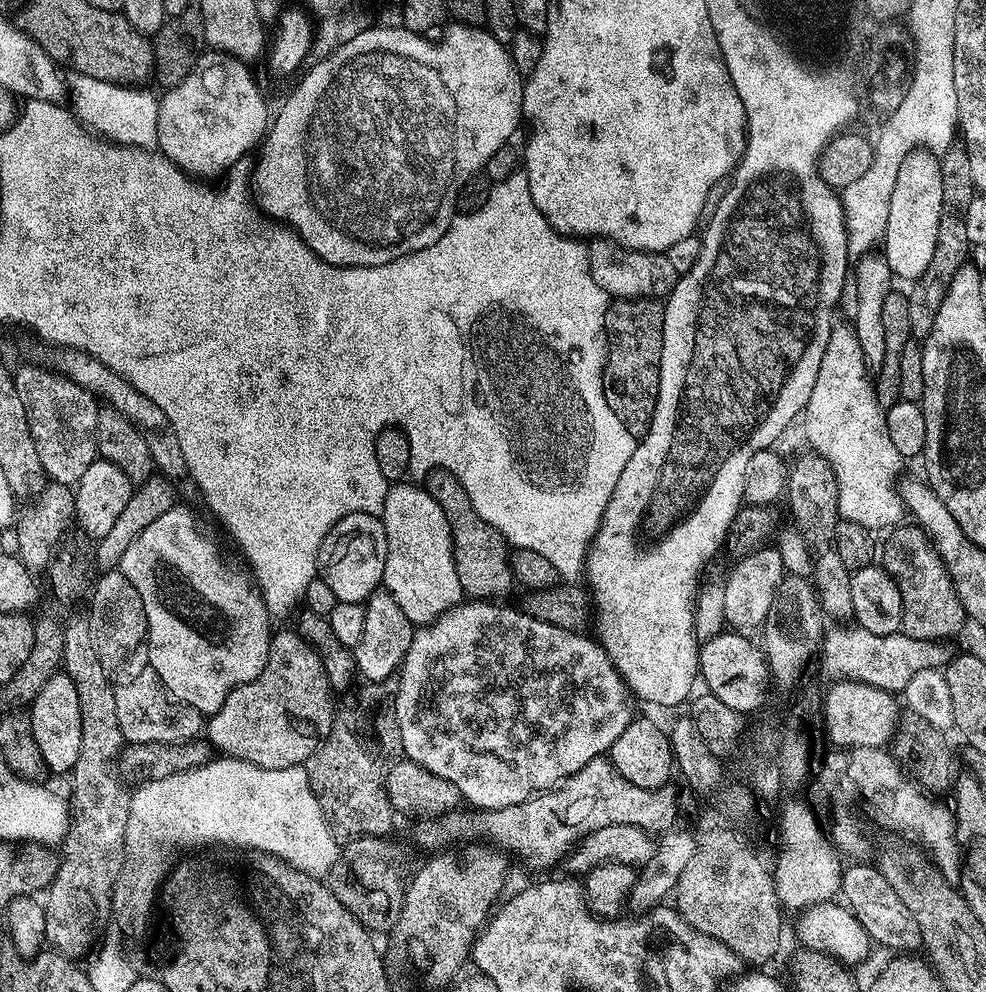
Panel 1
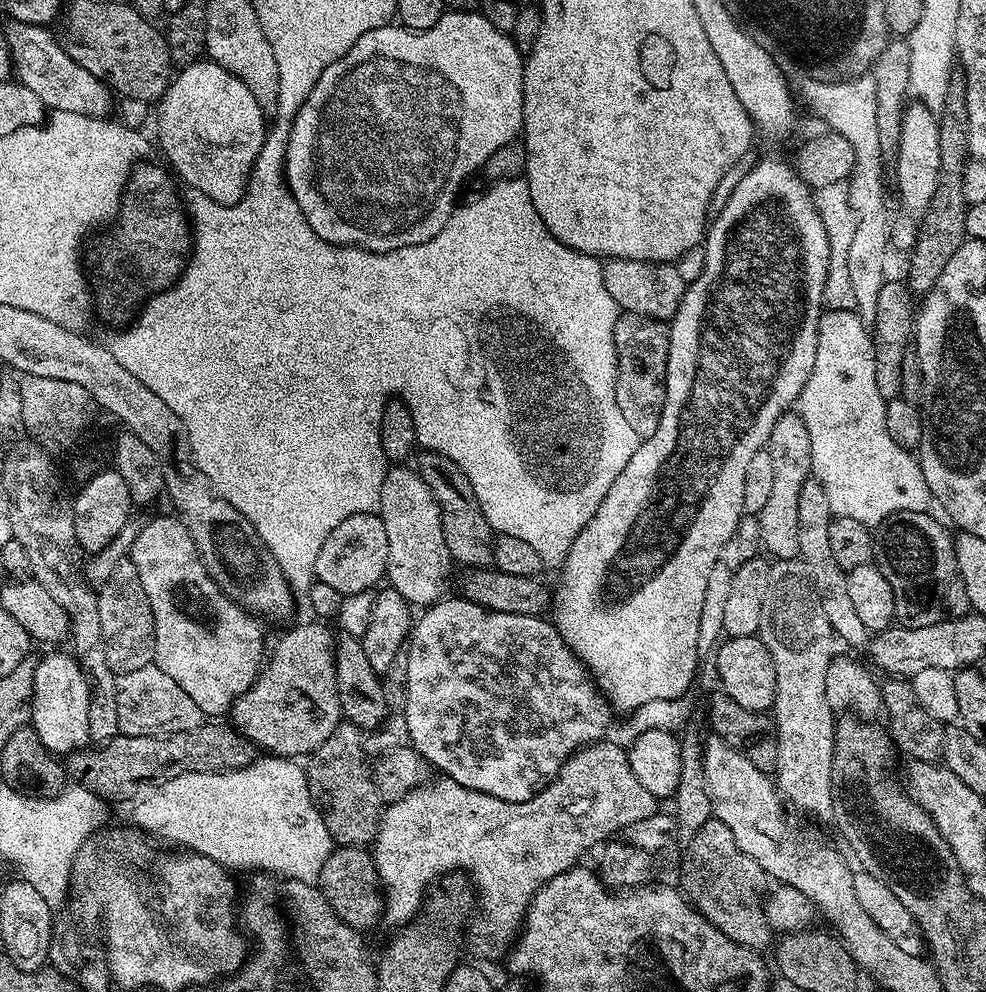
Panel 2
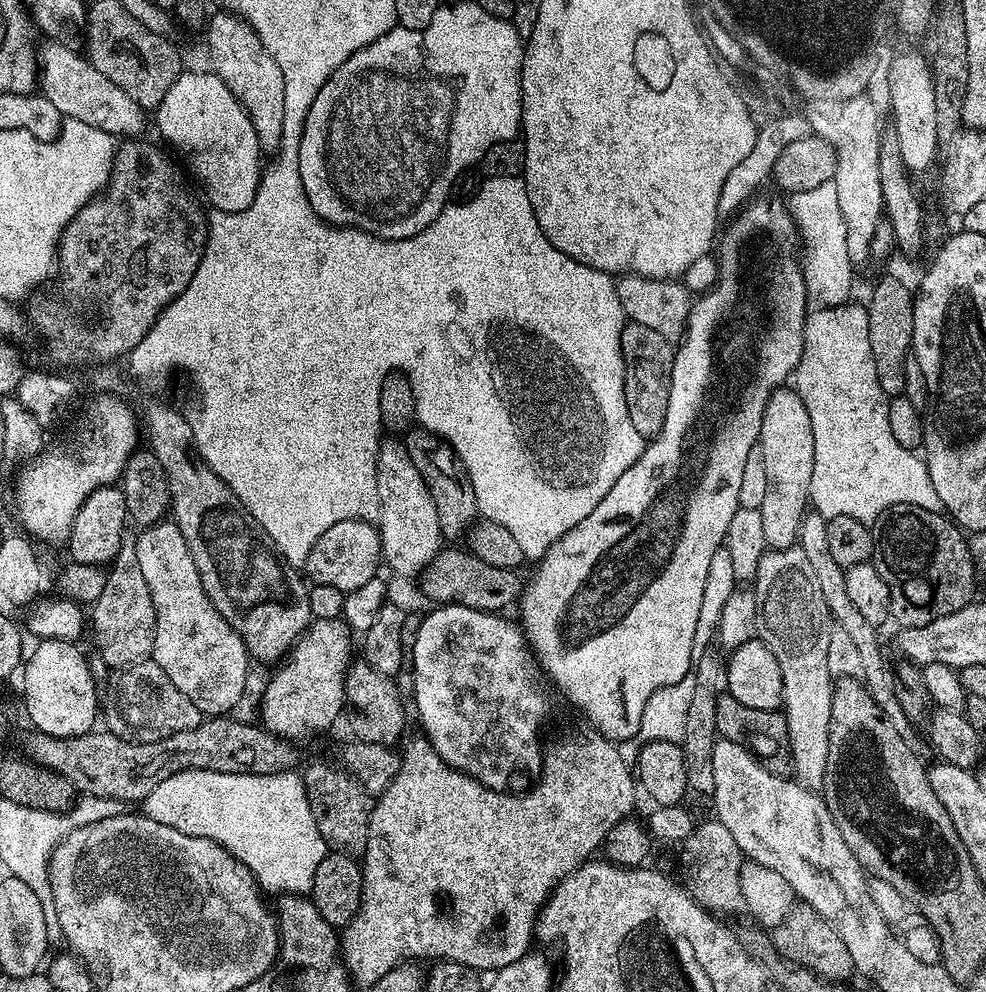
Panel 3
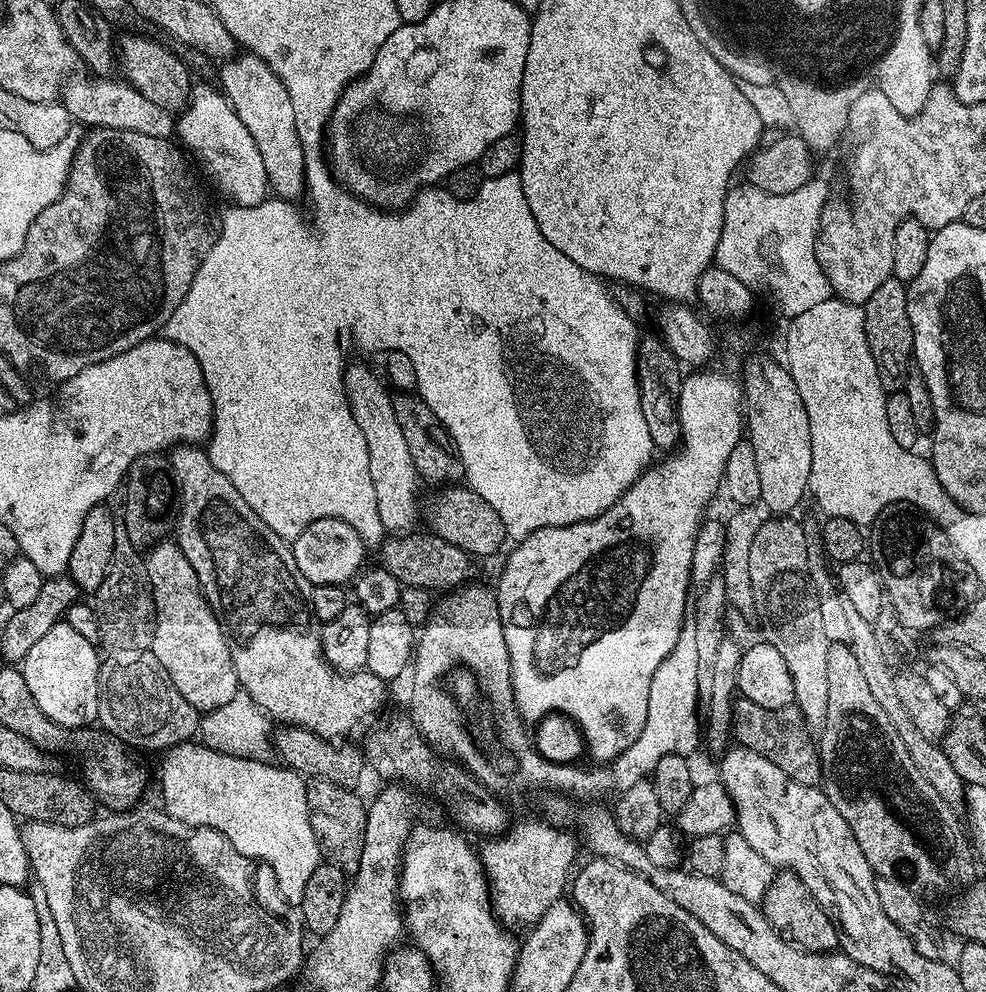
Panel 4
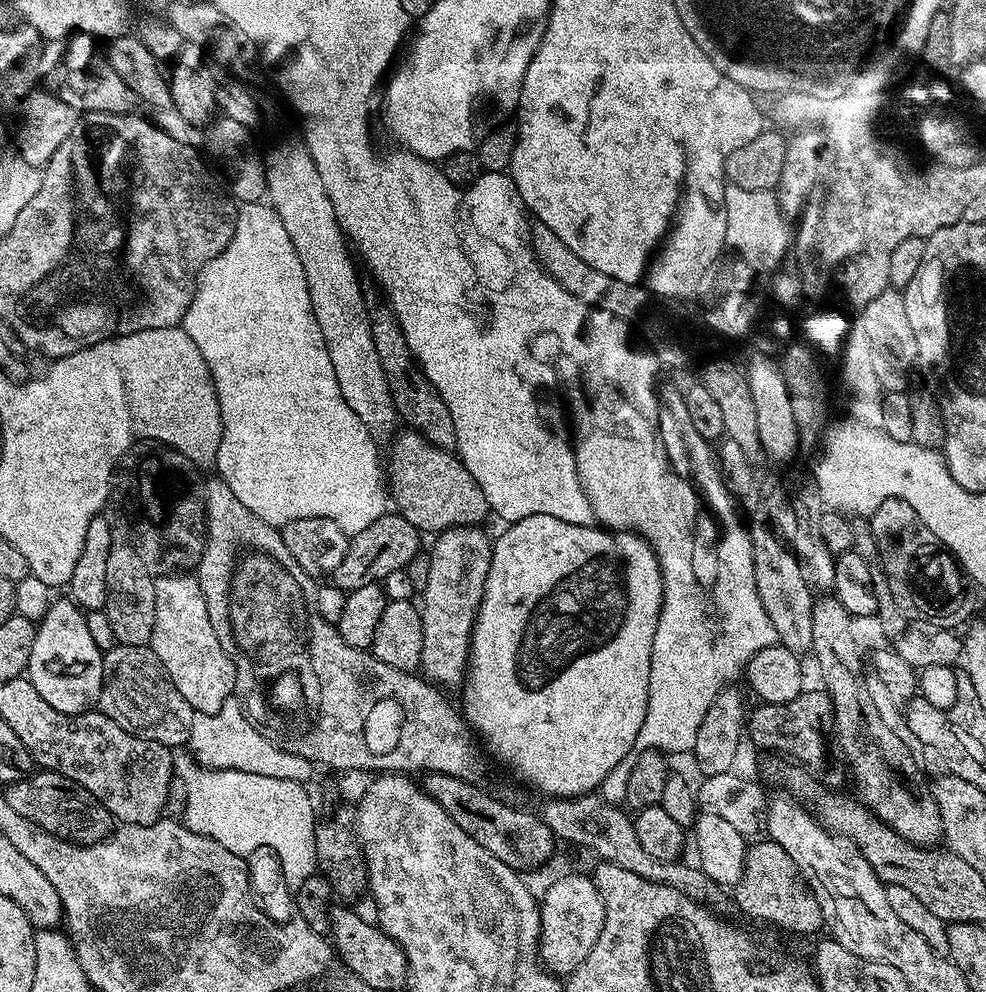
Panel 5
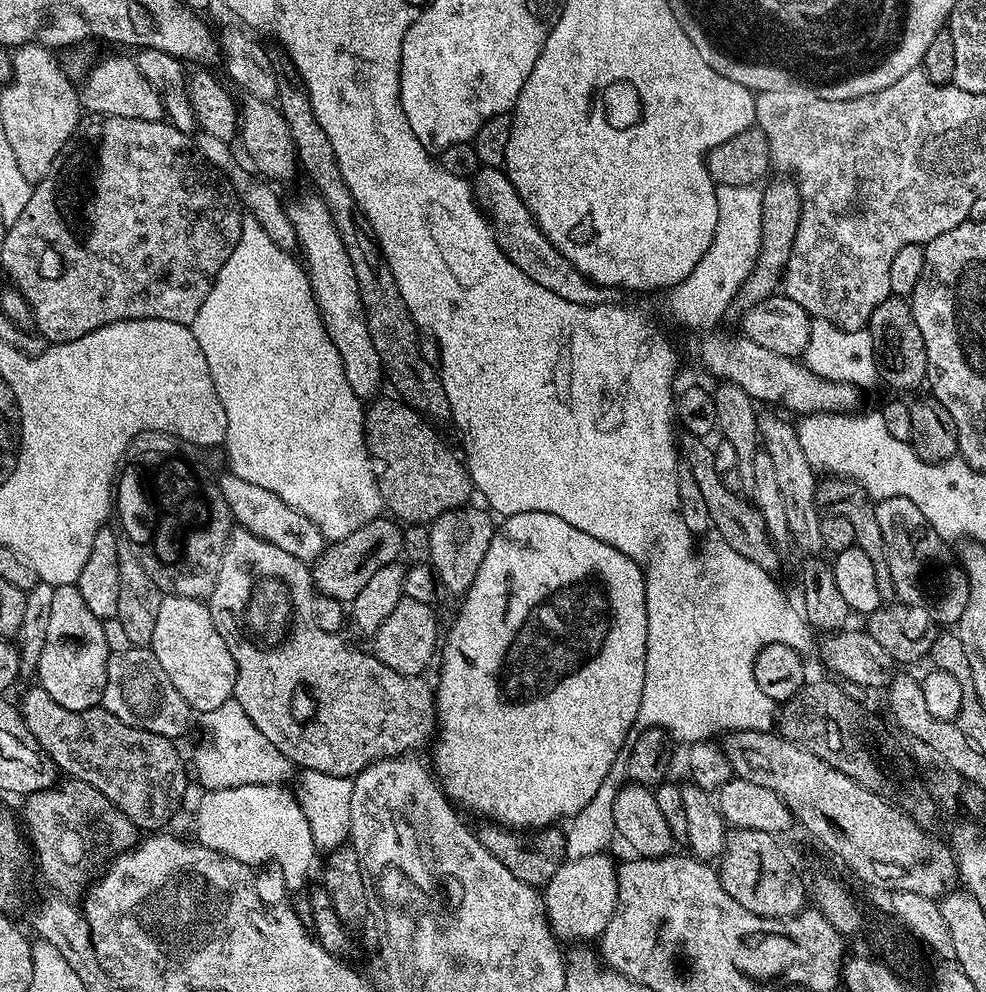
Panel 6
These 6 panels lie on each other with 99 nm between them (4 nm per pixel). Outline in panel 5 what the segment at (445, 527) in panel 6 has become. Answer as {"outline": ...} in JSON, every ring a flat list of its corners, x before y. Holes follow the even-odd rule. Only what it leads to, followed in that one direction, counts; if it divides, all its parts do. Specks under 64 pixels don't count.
{"outline":[[463,524,457,528,447,528,433,539,436,541,432,544,432,557,428,560,428,577,424,580,424,588,422,584,424,604,419,605,422,618,422,658,419,671,436,686,445,684,446,687,452,688,457,683,457,687,466,676,472,627,486,588,486,574,490,574,490,558,494,543,493,537,488,537,484,530,483,527,474,524]]}

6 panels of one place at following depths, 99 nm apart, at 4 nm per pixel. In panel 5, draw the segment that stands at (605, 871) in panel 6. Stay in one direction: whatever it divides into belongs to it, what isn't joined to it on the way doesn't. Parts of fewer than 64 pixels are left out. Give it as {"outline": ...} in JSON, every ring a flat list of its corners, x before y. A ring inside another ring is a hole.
{"outline":[[568,874,554,881,540,900,540,956,555,975,568,976,584,964,605,926,605,904,588,875]]}

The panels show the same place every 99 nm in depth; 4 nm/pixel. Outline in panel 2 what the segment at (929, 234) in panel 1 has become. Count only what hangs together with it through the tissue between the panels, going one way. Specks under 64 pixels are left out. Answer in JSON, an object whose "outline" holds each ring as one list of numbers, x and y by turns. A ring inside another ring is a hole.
{"outline":[[916,102,905,111,904,121,900,127,900,145,894,157,896,163,896,188,900,191,900,204,904,207,904,216,895,221,892,229,891,243,905,250,911,249,918,237,918,222,924,218,930,202,934,198,934,190,938,186,940,173,940,155,938,154,938,134,940,124,938,116,931,108]]}

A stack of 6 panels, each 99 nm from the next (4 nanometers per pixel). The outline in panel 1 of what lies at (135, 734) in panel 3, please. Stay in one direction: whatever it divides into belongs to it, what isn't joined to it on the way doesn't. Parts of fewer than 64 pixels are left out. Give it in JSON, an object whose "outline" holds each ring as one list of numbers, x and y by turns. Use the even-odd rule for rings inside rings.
{"outline":[[152,667,138,678,115,685,115,709,118,726,128,744,186,744,201,735,206,720,194,706,174,700]]}

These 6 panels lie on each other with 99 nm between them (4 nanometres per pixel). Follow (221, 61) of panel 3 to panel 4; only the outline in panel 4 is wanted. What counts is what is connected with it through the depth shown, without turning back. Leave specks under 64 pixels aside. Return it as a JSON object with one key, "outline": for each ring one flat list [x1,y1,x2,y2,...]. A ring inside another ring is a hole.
{"outline":[[237,54,223,61,219,68,219,87,232,105,234,114,238,114,242,126,250,130,258,154,262,154,269,189,279,199,299,201,299,196,303,197,306,192,304,151,298,138,298,126,294,126,294,105,290,103,290,94,282,78,278,78,262,58,251,54]]}

